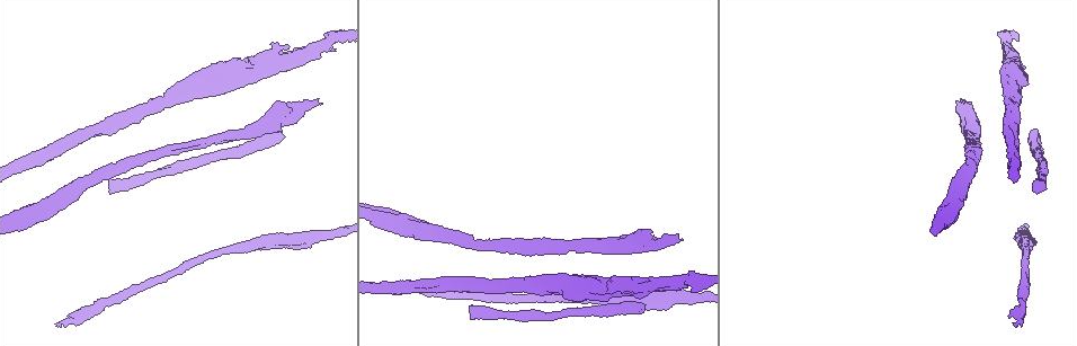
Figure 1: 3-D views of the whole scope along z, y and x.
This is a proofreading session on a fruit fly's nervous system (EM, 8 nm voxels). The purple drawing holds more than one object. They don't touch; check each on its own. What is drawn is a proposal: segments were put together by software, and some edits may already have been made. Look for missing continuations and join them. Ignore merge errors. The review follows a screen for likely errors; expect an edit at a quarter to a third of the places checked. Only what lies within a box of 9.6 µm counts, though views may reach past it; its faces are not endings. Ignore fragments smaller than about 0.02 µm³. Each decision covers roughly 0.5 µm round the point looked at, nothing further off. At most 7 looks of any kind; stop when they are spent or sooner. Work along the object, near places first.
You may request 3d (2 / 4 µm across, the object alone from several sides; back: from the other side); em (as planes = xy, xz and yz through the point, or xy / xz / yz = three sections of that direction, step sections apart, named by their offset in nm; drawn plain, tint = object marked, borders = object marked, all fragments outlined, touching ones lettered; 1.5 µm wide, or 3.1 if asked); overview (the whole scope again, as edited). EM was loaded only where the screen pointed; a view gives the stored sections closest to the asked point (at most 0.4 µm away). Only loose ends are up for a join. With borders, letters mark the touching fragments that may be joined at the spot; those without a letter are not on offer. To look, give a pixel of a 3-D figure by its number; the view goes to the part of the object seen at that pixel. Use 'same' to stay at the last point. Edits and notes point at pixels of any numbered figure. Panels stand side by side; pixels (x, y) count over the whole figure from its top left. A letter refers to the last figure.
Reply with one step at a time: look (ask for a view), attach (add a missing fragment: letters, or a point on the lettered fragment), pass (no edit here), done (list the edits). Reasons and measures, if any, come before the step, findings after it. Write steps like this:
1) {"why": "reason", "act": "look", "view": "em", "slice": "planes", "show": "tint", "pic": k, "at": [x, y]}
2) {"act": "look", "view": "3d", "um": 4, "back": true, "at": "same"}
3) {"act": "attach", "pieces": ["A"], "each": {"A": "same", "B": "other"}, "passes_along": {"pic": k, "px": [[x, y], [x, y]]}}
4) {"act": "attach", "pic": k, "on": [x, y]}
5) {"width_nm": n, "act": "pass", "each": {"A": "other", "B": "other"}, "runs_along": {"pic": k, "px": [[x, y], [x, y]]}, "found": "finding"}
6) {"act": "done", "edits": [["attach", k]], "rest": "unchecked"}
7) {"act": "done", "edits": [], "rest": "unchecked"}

{"why": "an open end", "act": "look", "view": "em", "slice": "xy", "step": 4, "show": "tint", "pic": 1, "at": [1033, 181]}

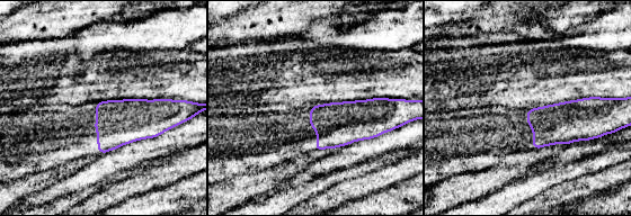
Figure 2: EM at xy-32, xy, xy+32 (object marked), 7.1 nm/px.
{"why": "another direction", "act": "look", "view": "em", "slice": "planes", "show": "borders", "at": "same"}

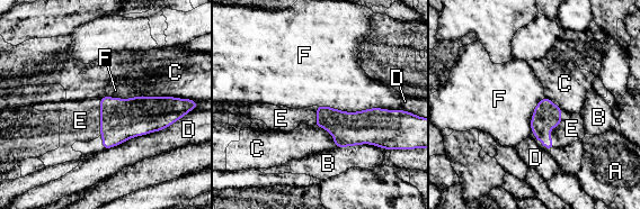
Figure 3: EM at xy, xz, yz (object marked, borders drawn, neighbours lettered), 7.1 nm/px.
{"width_nm": 180, "act": "attach", "pieces": ["E"], "each": {"A": "other", "B": "other", "C": "other", "D": "other", "E": "same", "F": "other"}, "passes_along": {"pic": 3, "px": [[547, 115], [553, 126], [571, 128]]}, "found": "the neuron continues"}

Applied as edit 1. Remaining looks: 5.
{"why": "stops while still wide", "act": "look", "view": "3d", "um": 4, "pic": 1, "at": [1002, 75]}

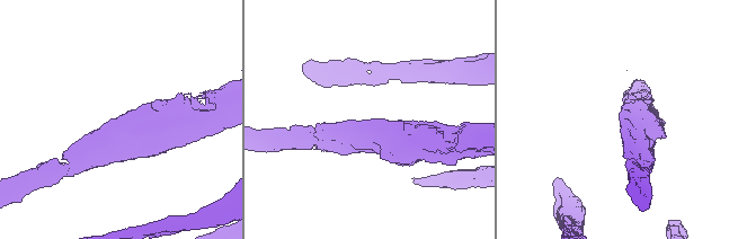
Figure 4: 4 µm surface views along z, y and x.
{"why": "shape alone is not enough", "act": "look", "view": "em", "slice": "planes", "show": "tint", "pic": 4, "at": [623, 120]}

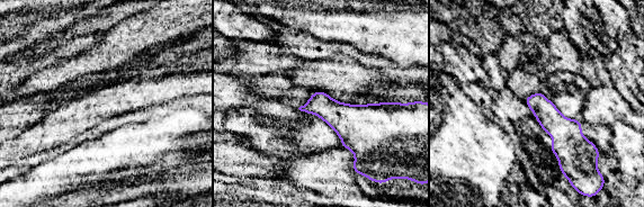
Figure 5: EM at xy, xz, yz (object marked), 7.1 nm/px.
{"why": "what lies round it", "act": "look", "view": "em", "slice": "planes", "show": "borders", "at": "same"}

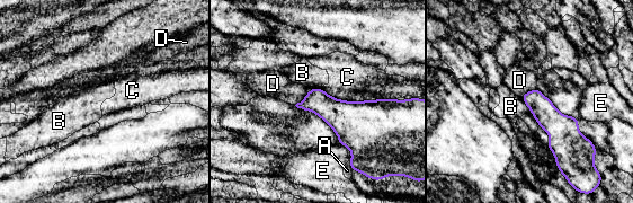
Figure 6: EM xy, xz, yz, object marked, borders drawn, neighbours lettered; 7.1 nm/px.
{"act": "pass", "each": {"A": "other", "B": "other", "C": "other", "D": "other", "E": "other"}, "border": {"pic": 6, "px": [[318, 88], [339, 99], [383, 99]]}, "found": "none of them fits"}

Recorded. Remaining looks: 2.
{"act": "done", "edits": [["attach", 3]], "rest": "unchecked"}

